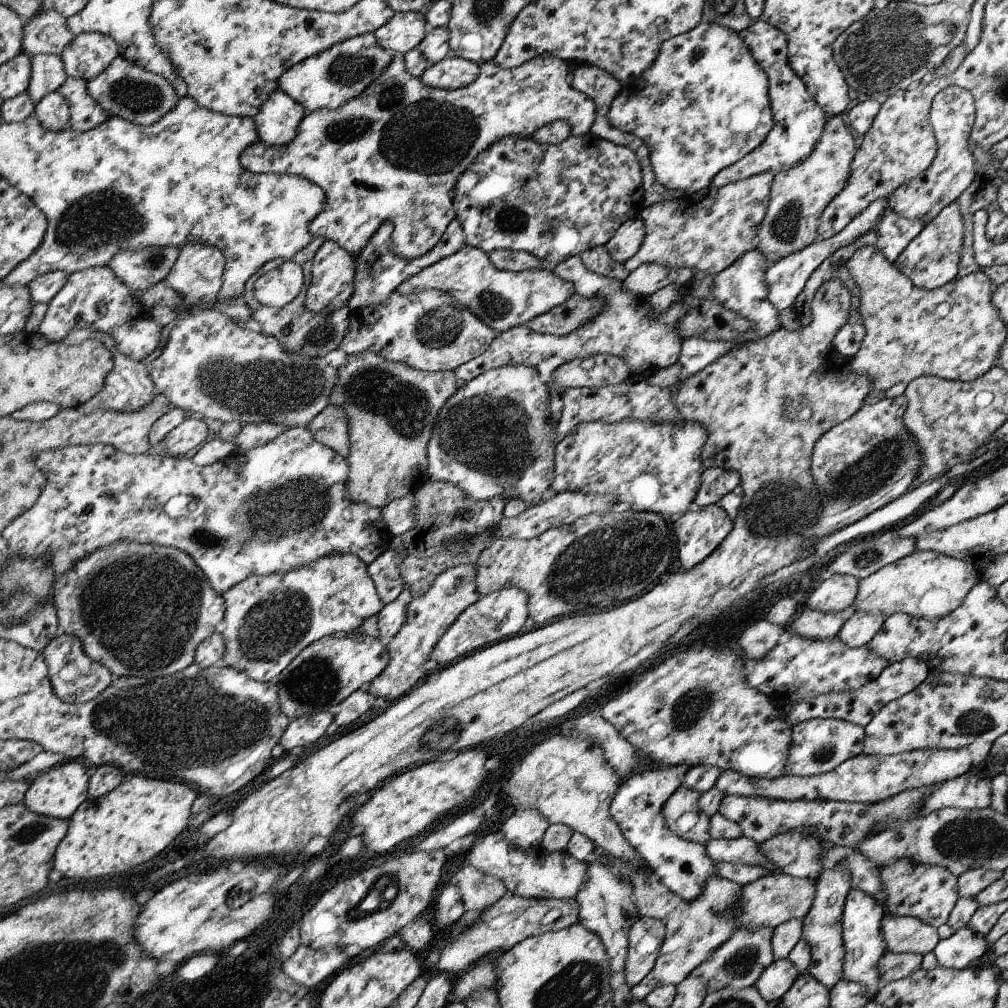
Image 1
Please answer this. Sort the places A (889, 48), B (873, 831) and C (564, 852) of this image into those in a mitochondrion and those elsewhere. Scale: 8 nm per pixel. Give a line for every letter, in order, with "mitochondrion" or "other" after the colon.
A: mitochondrion
B: other
C: other

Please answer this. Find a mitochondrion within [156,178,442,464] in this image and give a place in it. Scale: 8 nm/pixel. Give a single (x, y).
(269, 388)

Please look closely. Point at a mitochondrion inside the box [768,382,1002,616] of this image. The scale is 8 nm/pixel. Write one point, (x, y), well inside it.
(875, 469)

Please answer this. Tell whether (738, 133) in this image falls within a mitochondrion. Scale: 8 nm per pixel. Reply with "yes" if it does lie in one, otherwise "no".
yes

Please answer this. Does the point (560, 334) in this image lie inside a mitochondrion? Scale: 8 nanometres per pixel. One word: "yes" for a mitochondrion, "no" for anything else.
no

